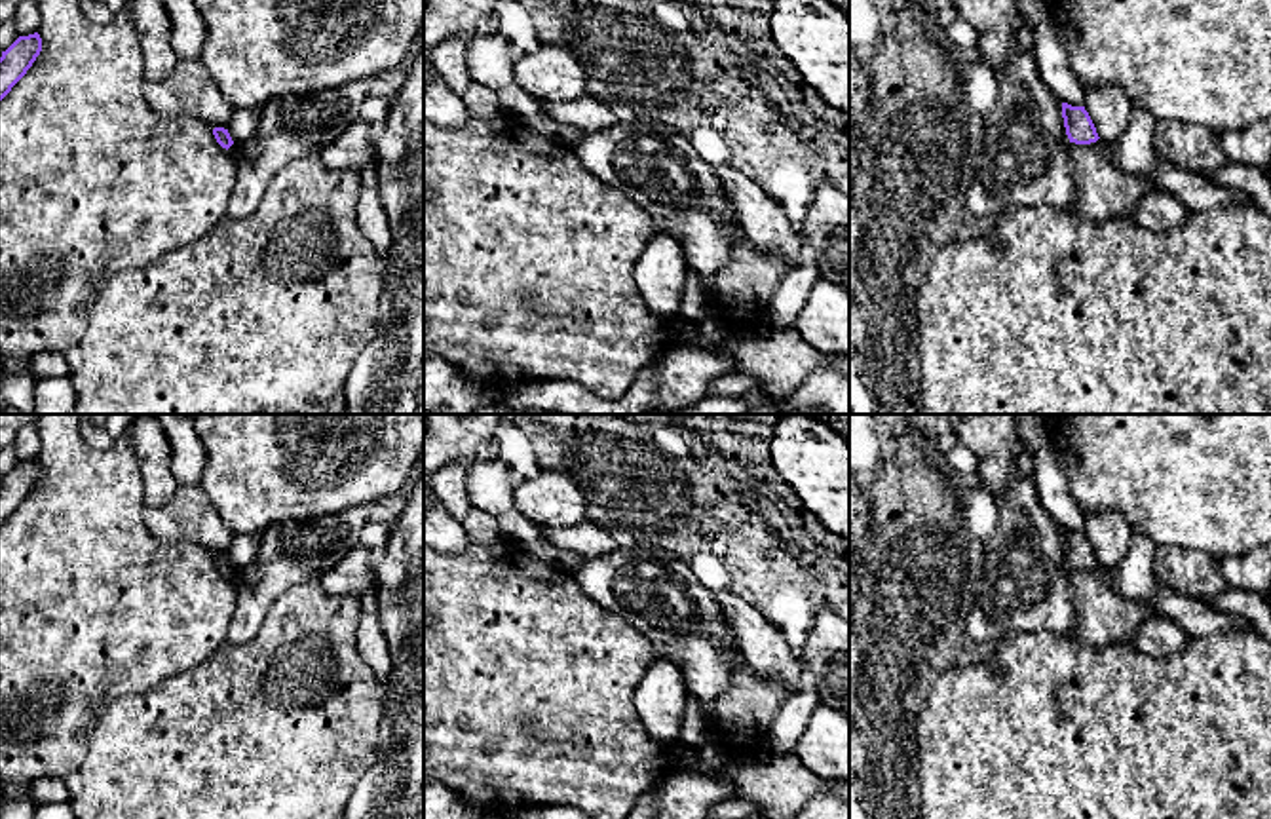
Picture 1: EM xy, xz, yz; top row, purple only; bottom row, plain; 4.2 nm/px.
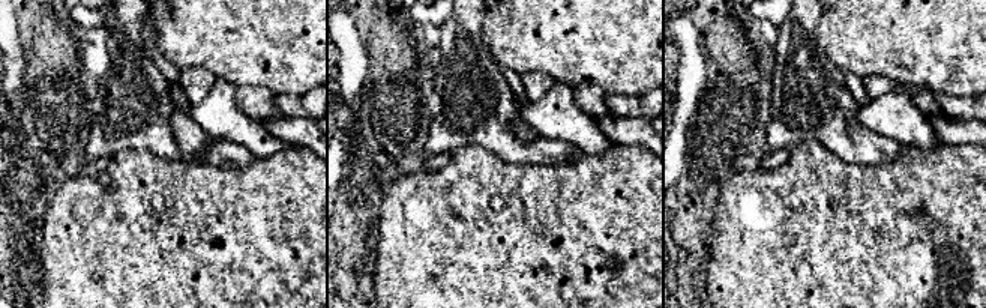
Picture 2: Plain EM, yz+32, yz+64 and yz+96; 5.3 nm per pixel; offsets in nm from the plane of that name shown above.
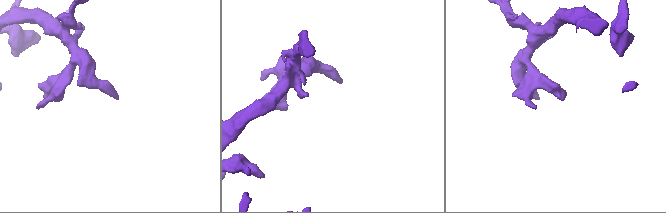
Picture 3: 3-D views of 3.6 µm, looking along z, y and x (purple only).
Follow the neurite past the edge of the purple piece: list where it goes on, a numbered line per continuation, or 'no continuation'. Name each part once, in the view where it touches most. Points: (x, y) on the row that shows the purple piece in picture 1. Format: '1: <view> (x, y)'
no continuation

